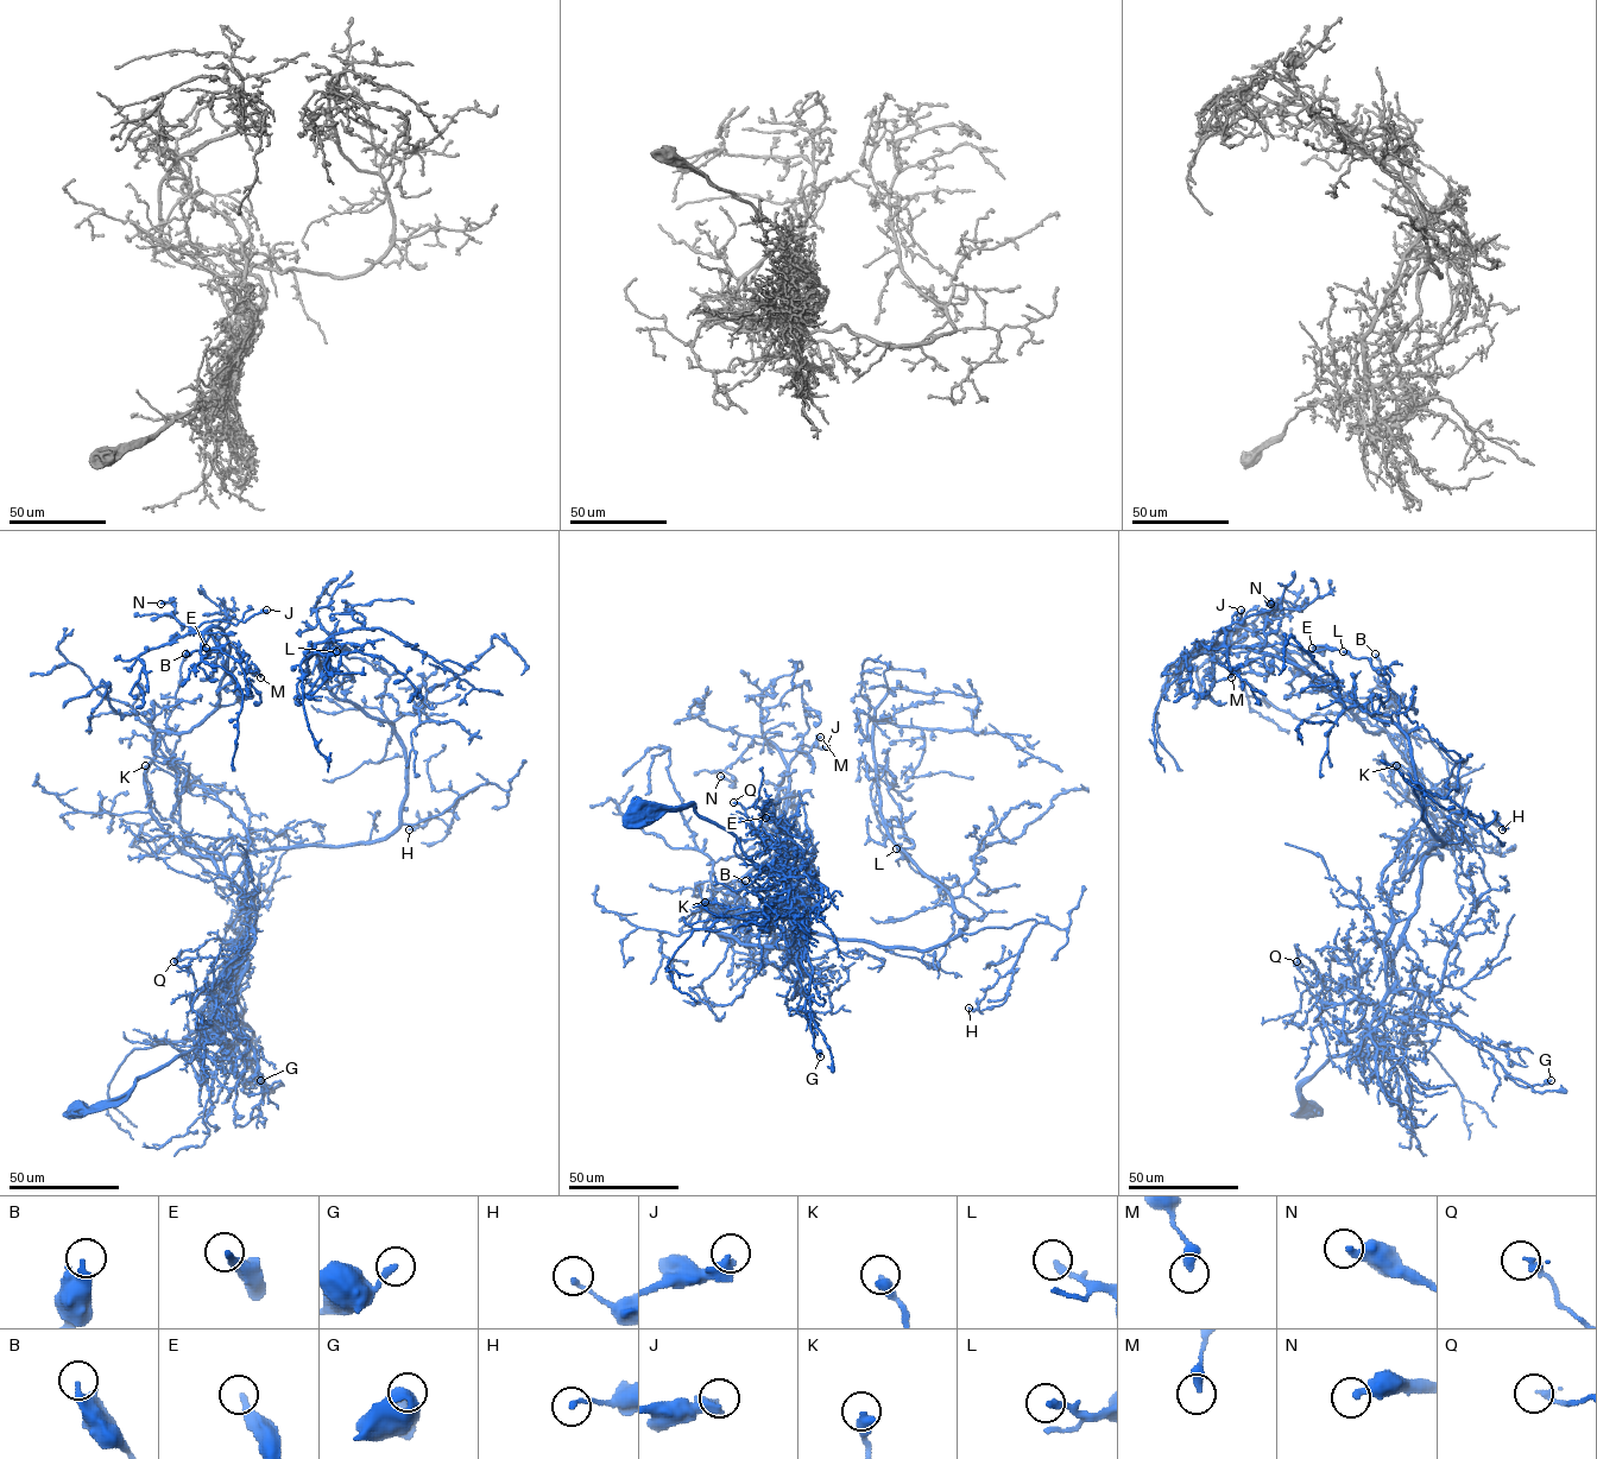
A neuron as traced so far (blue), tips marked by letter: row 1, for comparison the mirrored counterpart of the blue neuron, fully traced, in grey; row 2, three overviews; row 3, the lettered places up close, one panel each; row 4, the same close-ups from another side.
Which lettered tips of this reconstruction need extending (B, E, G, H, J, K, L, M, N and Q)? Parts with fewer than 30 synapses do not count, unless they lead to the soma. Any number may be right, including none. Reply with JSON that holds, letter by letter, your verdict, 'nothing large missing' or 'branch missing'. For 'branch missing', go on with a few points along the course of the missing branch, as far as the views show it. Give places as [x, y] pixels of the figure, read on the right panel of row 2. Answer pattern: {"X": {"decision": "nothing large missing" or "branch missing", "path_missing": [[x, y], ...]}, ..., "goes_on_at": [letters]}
{"B": {"decision": "nothing large missing"}, "E": {"decision": "nothing large missing"}, "G": {"decision": "nothing large missing"}, "H": {"decision": "nothing large missing"}, "J": {"decision": "branch missing", "path_missing": [[1241, 610], [1255, 618]]}, "K": {"decision": "nothing large missing"}, "L": {"decision": "nothing large missing"}, "M": {"decision": "nothing large missing"}, "N": {"decision": "nothing large missing"}, "Q": {"decision": "nothing large missing"}, "goes_on_at": ["J"]}

